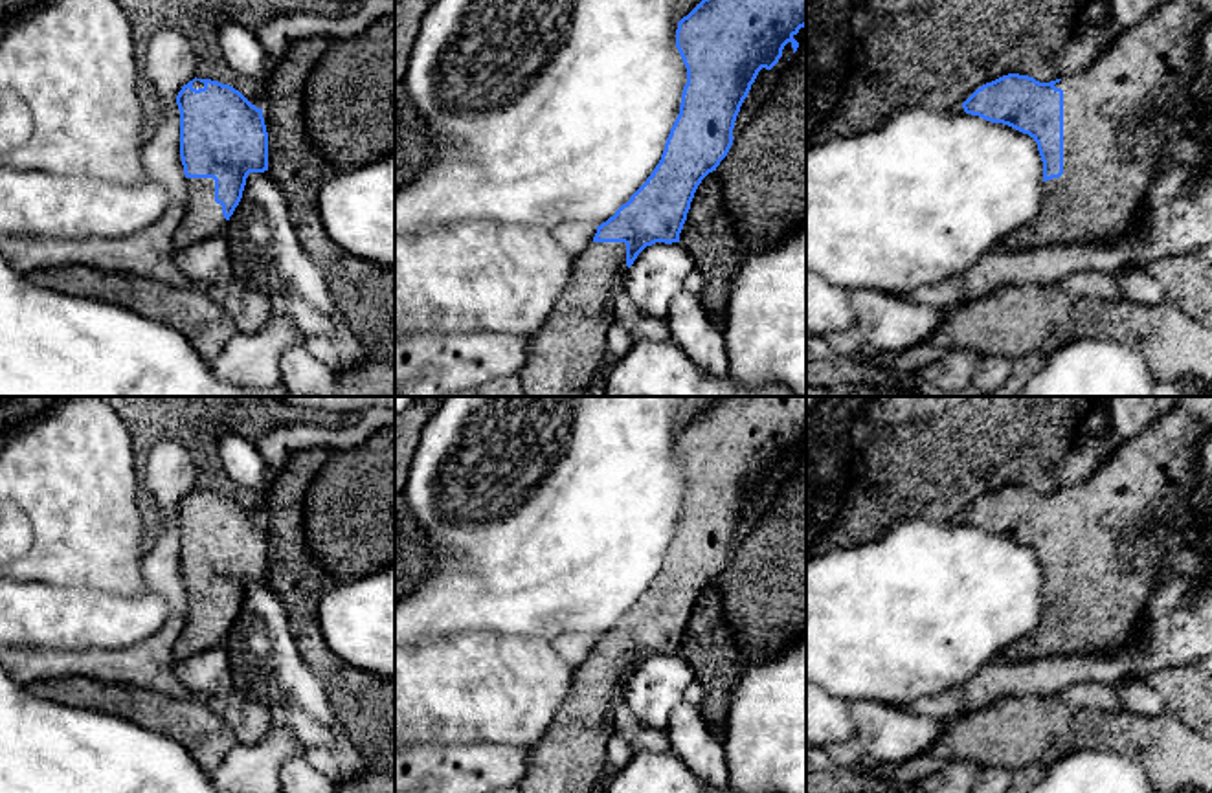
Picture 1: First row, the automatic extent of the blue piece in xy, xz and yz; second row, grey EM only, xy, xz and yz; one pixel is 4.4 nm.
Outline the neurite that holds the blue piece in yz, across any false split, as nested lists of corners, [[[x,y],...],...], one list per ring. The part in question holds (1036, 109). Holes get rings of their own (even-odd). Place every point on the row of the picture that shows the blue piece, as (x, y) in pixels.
[[[1164,0],[1135,28],[1117,37],[1085,72],[1050,83],[1008,73],[977,88],[964,103],[966,114],[1008,125],[1028,134],[1043,162],[1043,206],[1039,215],[999,246],[1034,250],[1054,244],[1105,242],[1128,237],[1140,222],[1146,189],[1173,163],[1195,163],[1210,125],[1206,92],[1194,94],[1199,70],[1199,46],[1208,17],[1192,0]]]

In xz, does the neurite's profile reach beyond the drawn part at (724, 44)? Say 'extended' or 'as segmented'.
extended

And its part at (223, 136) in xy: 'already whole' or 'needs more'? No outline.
needs more

